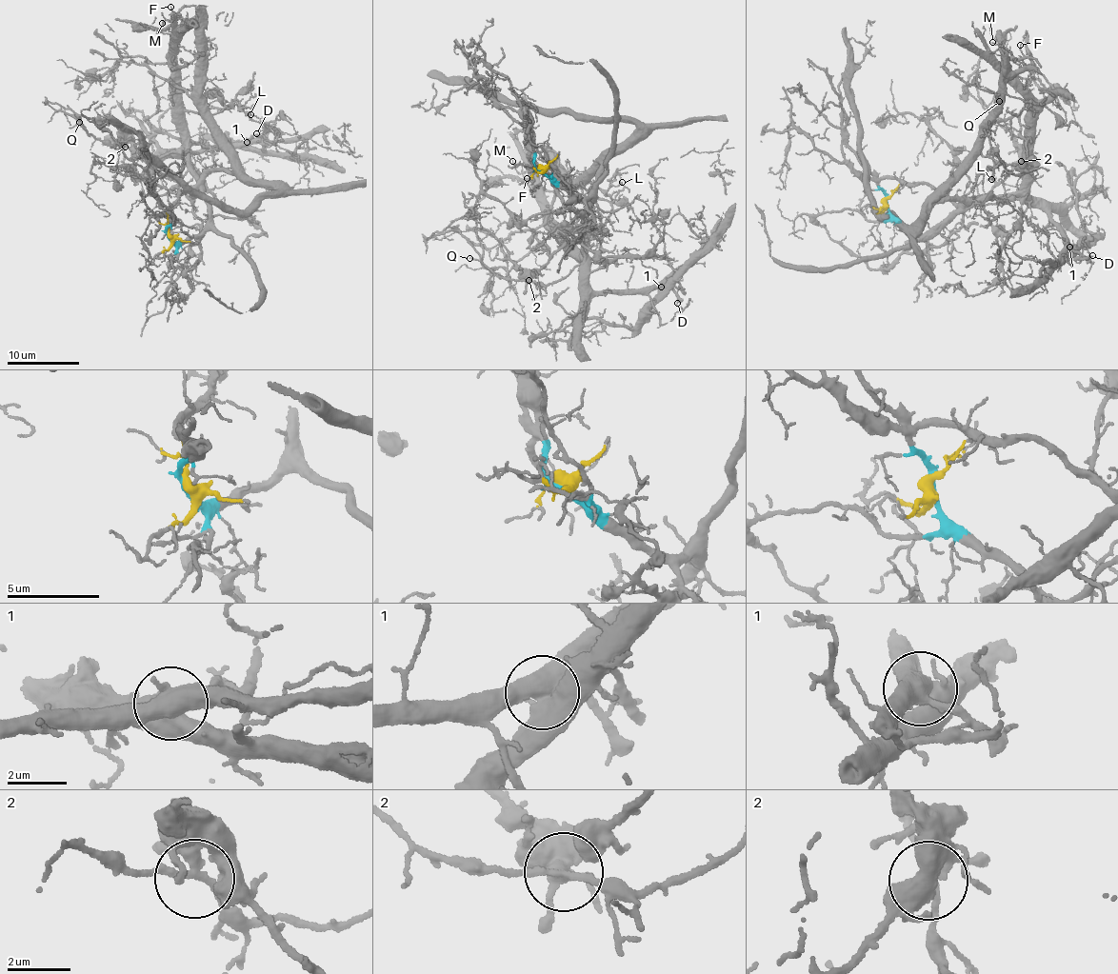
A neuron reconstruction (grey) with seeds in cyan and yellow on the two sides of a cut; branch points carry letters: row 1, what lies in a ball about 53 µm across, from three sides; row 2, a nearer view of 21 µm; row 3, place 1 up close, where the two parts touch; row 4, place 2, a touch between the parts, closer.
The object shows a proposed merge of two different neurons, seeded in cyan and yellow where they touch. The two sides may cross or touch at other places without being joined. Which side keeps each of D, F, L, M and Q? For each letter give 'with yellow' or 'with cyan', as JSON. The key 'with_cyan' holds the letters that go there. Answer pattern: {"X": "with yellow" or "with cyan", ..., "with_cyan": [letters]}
{"D": "with cyan", "F": "with yellow", "L": "with yellow", "M": "with cyan", "Q": "with cyan", "with_cyan": ["D", "M", "Q"]}

